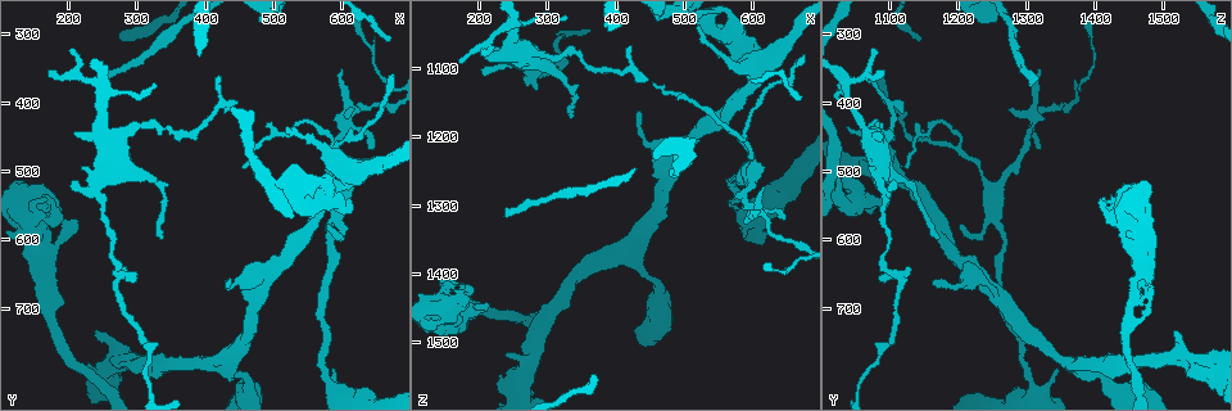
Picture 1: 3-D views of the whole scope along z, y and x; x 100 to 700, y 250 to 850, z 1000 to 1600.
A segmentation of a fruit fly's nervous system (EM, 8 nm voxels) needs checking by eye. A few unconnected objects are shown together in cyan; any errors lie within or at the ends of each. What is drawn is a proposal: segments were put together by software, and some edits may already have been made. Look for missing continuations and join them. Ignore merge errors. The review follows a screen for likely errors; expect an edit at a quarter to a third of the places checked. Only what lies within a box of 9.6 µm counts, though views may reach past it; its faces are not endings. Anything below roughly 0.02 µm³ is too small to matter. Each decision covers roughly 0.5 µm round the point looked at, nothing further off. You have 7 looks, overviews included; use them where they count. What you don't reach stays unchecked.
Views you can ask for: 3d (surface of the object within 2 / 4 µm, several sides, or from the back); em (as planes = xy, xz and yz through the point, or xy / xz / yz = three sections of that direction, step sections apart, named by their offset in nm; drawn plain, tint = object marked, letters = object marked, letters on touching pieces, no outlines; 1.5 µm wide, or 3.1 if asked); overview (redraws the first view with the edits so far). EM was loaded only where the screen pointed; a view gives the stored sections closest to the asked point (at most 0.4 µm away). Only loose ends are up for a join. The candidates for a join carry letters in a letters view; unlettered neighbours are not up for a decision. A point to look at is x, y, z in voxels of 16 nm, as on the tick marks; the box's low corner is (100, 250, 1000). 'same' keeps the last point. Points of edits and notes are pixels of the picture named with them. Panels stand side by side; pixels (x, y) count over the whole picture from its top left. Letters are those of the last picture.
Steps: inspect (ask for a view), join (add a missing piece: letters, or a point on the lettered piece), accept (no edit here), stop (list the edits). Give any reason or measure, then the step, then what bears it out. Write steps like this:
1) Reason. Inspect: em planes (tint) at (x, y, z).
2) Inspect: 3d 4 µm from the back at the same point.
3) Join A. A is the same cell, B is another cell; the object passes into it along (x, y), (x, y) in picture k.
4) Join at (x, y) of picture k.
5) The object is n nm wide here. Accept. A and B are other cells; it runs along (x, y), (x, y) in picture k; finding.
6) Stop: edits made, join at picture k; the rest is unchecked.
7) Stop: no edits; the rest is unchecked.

An open end. Inspect: 3d 4 µm at (210, 570, 1445).

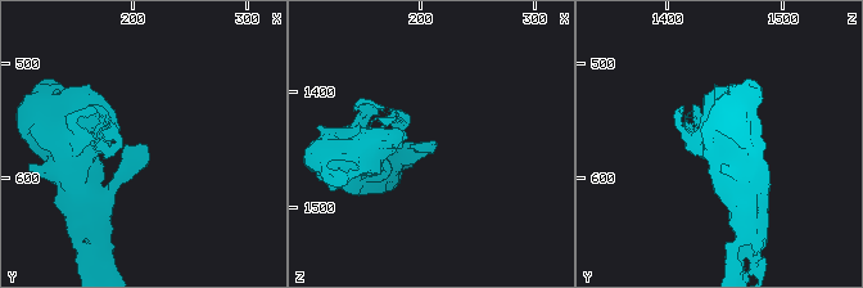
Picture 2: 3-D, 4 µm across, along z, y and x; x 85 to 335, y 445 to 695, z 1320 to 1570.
Need the tissue. Inspect: em yz step 8 (letters) at (212, 570, 1444).

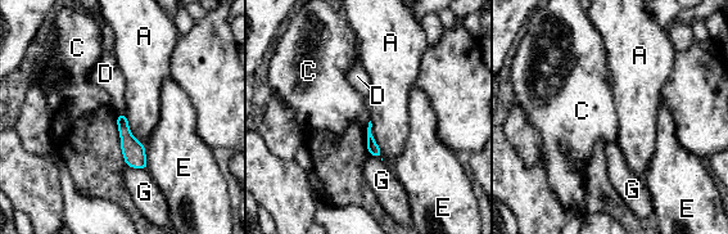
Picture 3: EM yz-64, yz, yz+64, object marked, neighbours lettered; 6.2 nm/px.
The longest contact is with A, 260 nm. Accept. A, C, D, E and G are other cells; a border runs along (370, 121), (366, 133) in picture 3; no lettered piece goes on from it.

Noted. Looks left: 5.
Branch stops here. Inspect: 3d 4 µm at (240, 735, 1520).

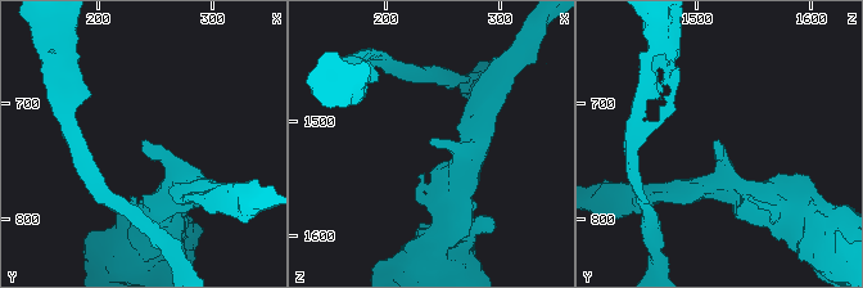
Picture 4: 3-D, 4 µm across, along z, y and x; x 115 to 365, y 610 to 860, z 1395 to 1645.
Inspect: em planes (letters) at (238, 734, 1522).

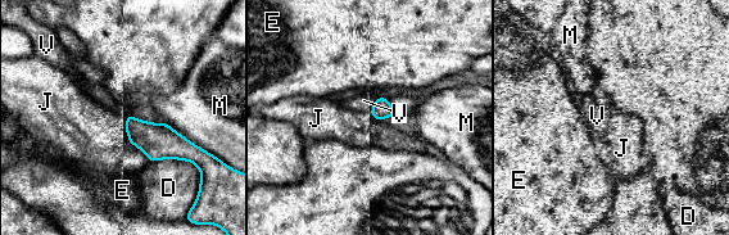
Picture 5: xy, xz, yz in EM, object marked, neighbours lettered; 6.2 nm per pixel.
Join V. V is the same cell, D, E, J and M are other cells; the neuron continues.

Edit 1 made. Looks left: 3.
Inspect: overview.

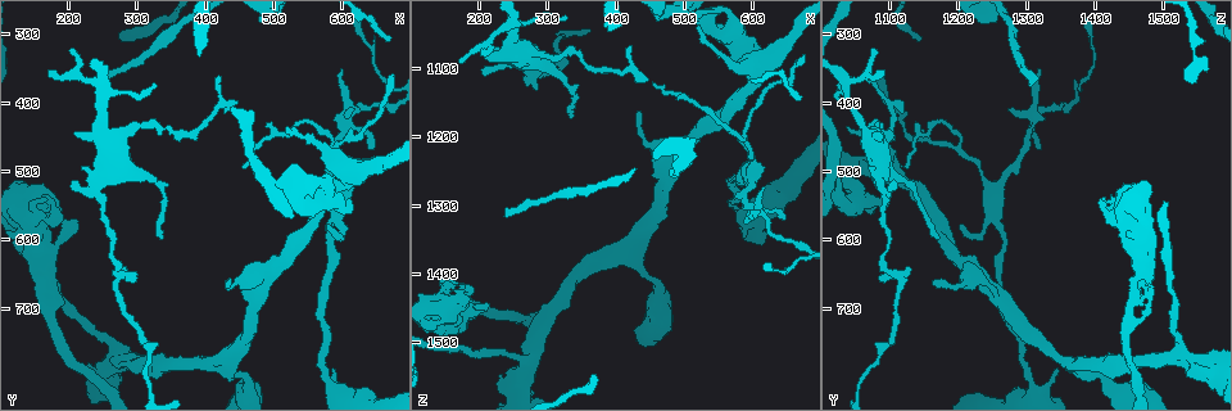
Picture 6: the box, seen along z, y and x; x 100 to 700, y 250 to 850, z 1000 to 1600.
Tapers out. Inspect: em planes (tint) at (600, 350, 1315).

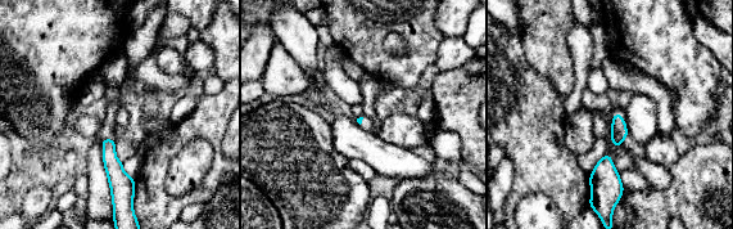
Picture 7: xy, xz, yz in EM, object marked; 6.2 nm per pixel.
Inspect: em planes (letters) at the same point.

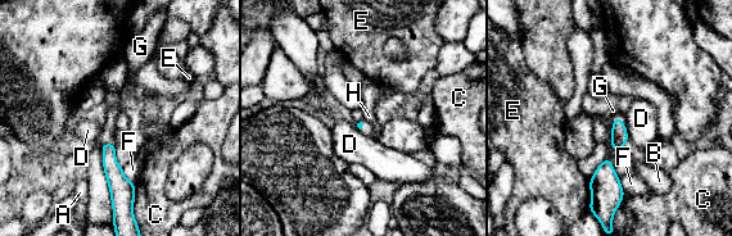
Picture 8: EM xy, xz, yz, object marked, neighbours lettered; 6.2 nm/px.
Join G. G is the same cell, A, B, C, D, E, F and H are other cells; the object passes into it along (619, 134), (615, 118), (619, 114) in picture 8; the neuron continues.

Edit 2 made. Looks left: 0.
Stop: edits made, join at picture 5, join at picture 8; the rest is unchecked.

